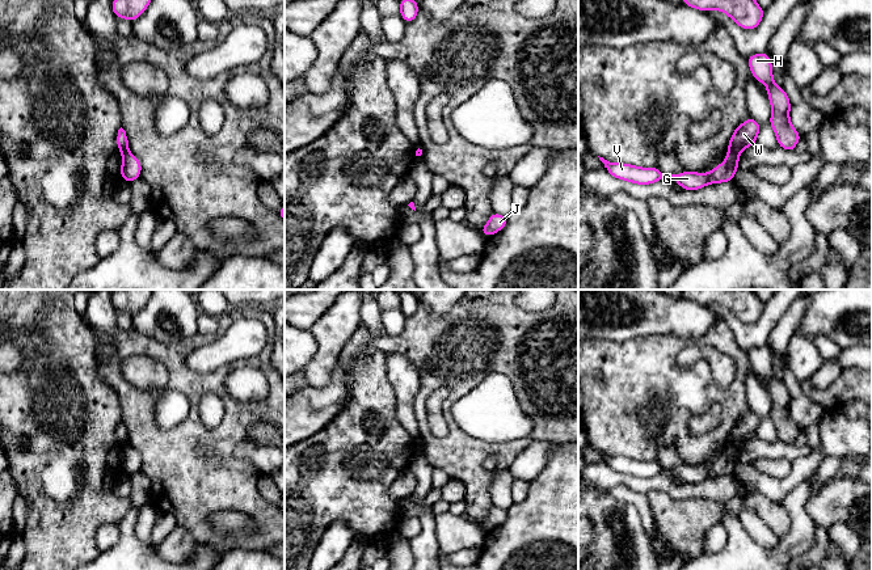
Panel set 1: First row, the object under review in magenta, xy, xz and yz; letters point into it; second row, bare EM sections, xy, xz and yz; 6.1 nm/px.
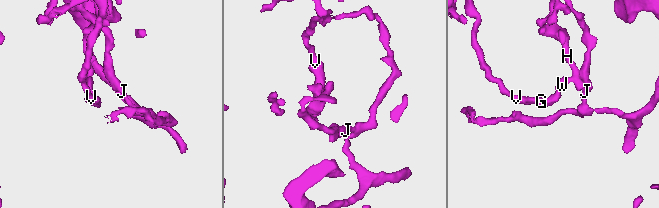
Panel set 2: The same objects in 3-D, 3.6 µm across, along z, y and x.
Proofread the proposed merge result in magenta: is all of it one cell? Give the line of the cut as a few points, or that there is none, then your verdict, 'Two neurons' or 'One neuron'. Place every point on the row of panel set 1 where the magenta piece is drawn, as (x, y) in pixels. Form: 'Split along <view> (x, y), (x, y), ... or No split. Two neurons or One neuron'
Split along yz (729, 151), (734, 151), (738, 155). Two neurons

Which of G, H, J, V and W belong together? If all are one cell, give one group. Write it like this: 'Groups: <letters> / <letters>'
Groups: G V / H J W

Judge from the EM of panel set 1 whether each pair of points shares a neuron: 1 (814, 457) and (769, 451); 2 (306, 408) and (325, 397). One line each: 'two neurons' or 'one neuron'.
1: two neurons
2: one neuron

